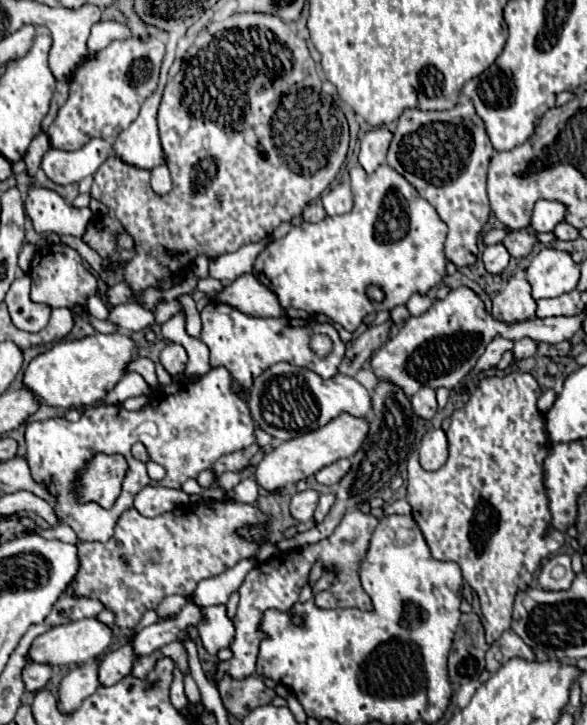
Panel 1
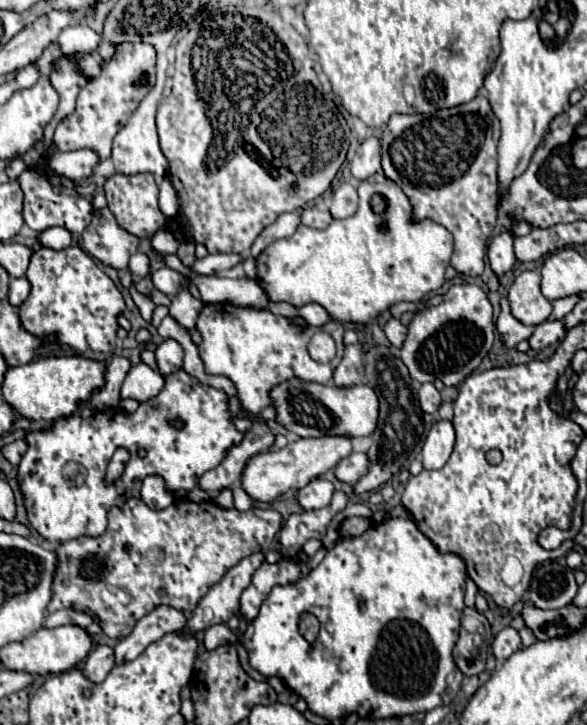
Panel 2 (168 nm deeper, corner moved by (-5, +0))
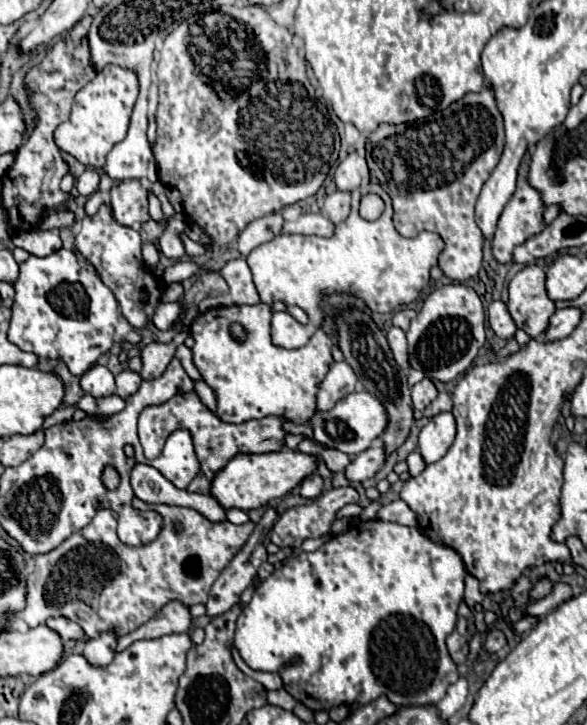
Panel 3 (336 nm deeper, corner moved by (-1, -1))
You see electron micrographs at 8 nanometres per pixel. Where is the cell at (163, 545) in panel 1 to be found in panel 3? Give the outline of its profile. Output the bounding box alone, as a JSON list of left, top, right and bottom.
[9,497,255,637]

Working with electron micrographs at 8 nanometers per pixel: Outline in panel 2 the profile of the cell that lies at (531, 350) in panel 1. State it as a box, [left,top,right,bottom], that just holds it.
[529,320,565,352]

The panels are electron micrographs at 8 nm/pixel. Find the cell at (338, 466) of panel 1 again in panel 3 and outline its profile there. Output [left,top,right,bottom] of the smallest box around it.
[345,447,387,481]

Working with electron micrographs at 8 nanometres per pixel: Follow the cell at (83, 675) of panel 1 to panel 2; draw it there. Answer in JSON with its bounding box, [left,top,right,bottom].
[83,646,115,682]

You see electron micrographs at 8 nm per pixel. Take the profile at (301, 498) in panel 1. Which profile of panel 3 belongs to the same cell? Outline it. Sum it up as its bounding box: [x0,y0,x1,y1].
[301,473,323,499]

